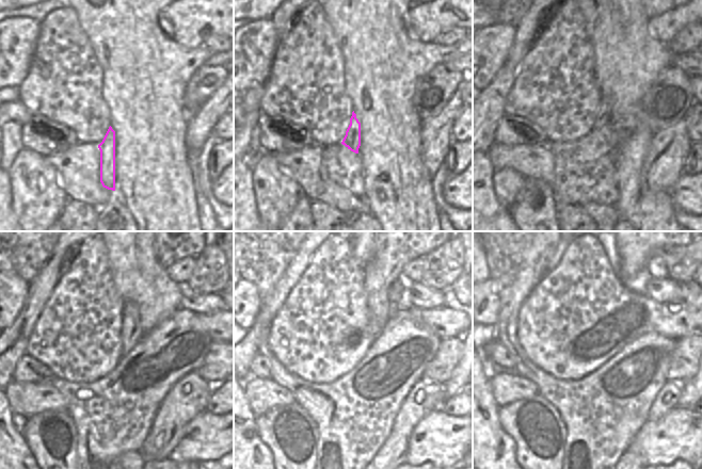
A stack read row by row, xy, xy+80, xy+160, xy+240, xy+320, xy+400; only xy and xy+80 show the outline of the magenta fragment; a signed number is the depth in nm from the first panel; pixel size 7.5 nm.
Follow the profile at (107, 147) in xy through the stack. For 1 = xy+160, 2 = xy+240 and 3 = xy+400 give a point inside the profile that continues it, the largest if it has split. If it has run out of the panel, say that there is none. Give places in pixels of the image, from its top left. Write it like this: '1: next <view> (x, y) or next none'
1: next xy+160 (603, 111)
2: next xy+240 (131, 332)
3: next xy+400 (634, 253)

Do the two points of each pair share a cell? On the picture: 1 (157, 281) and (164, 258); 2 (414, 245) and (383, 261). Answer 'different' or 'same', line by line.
1: different
2: same

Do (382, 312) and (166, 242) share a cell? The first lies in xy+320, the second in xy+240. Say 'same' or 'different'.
same

